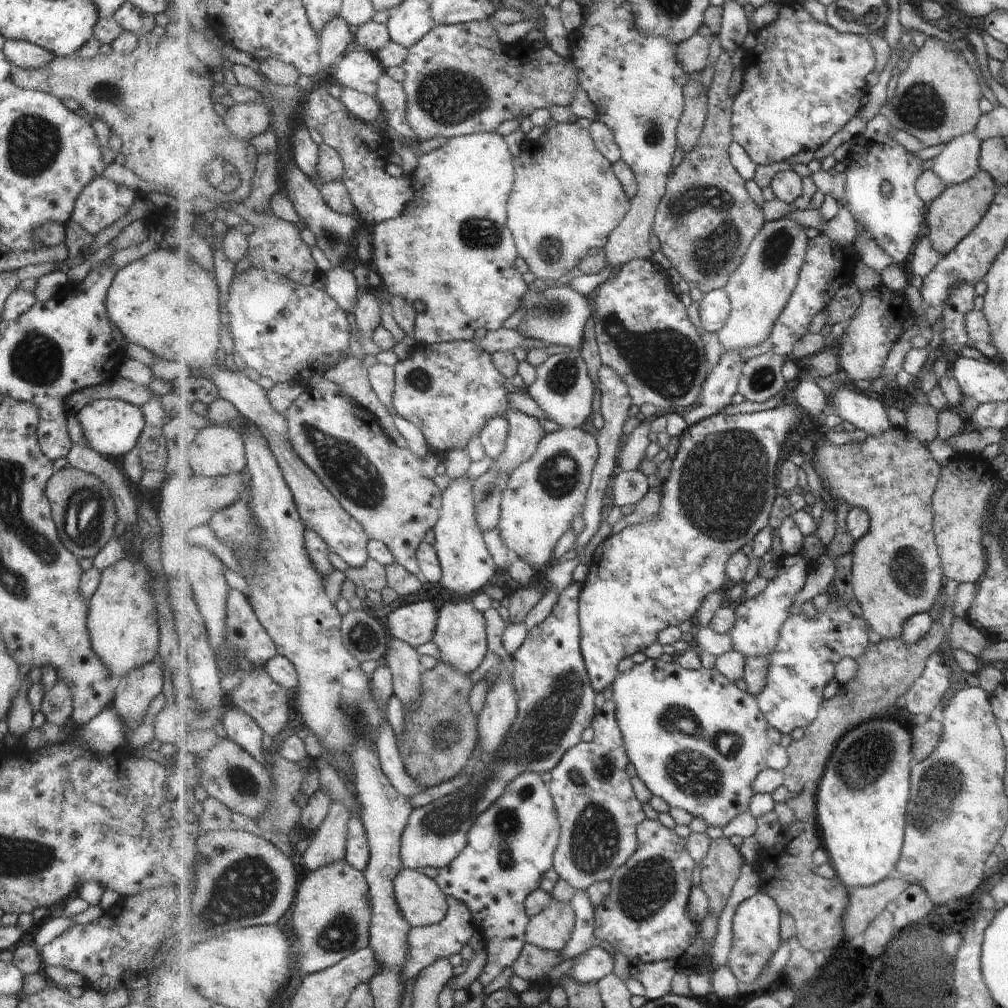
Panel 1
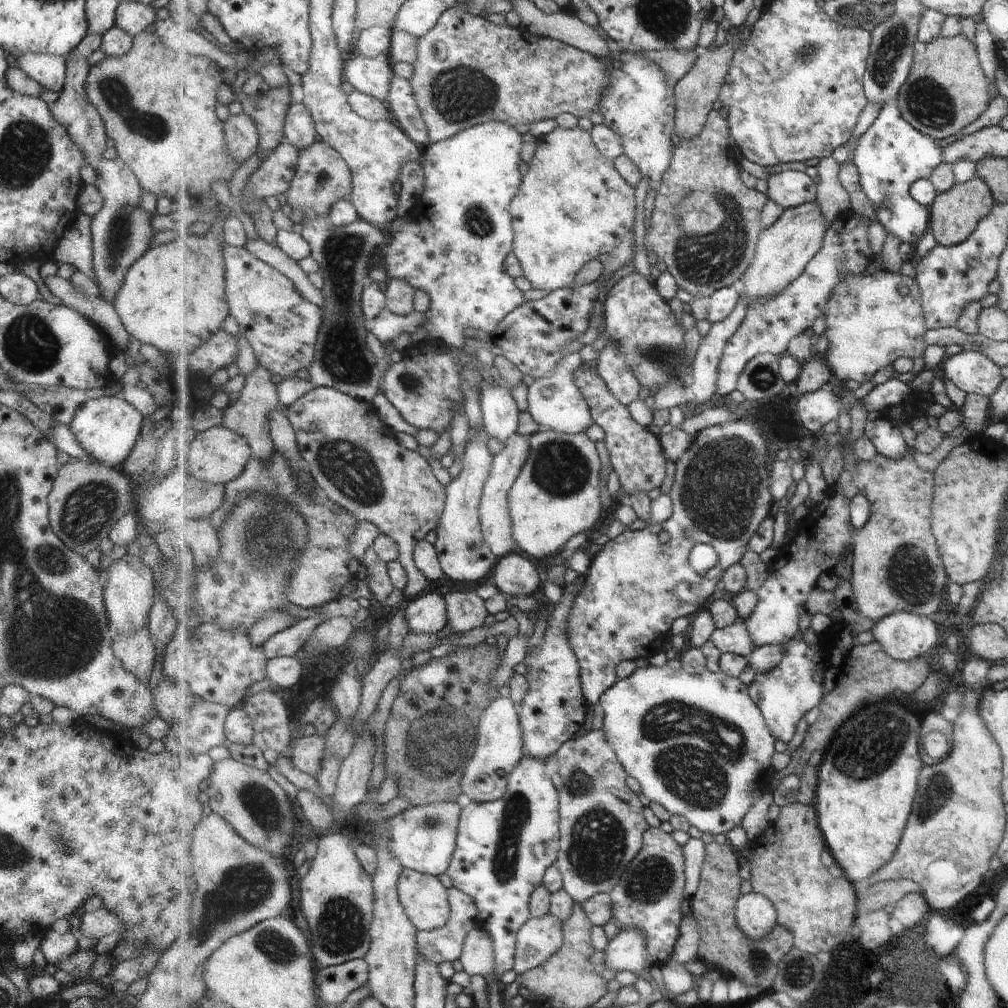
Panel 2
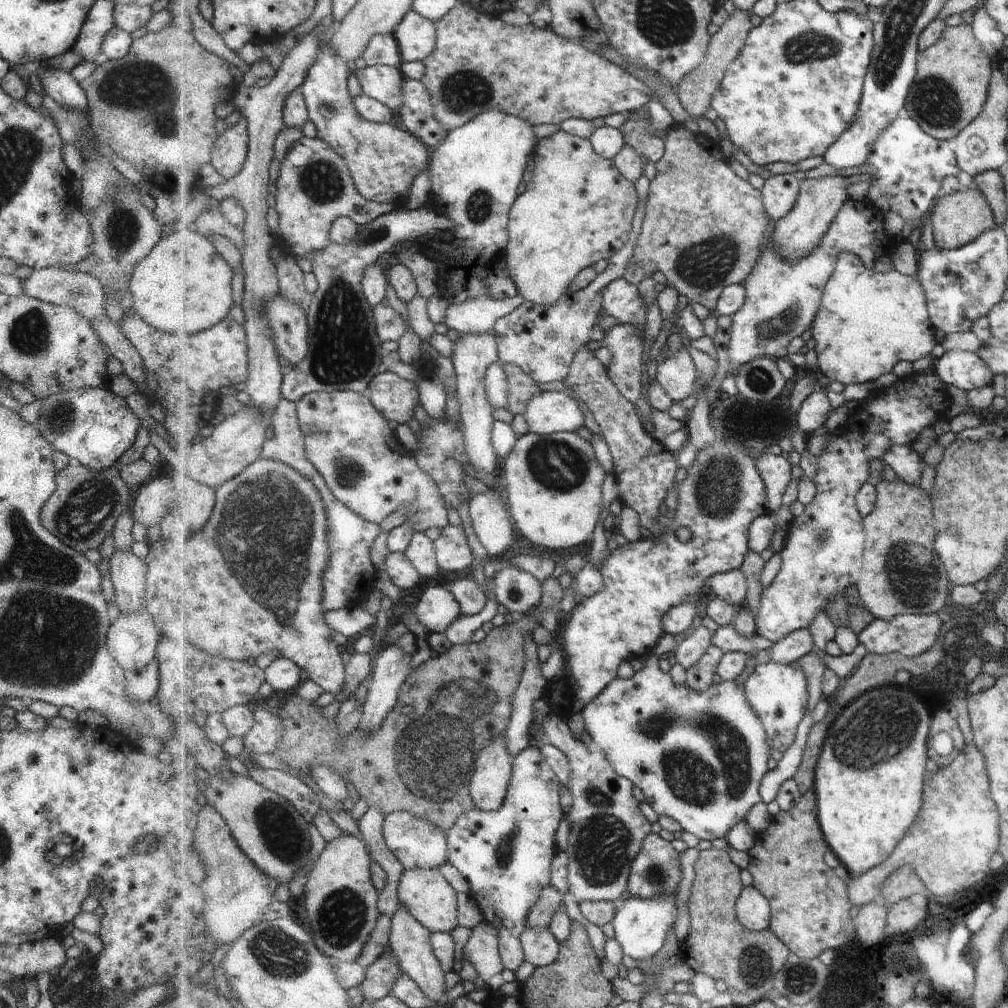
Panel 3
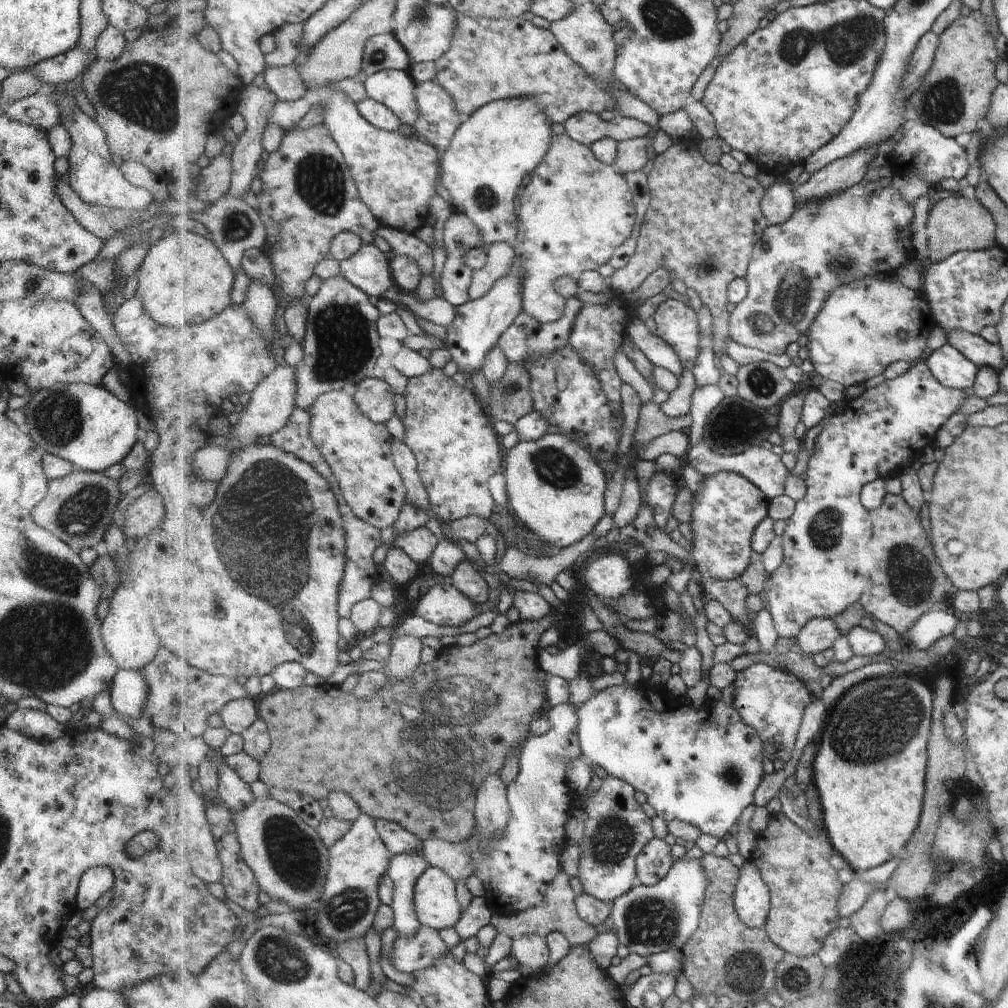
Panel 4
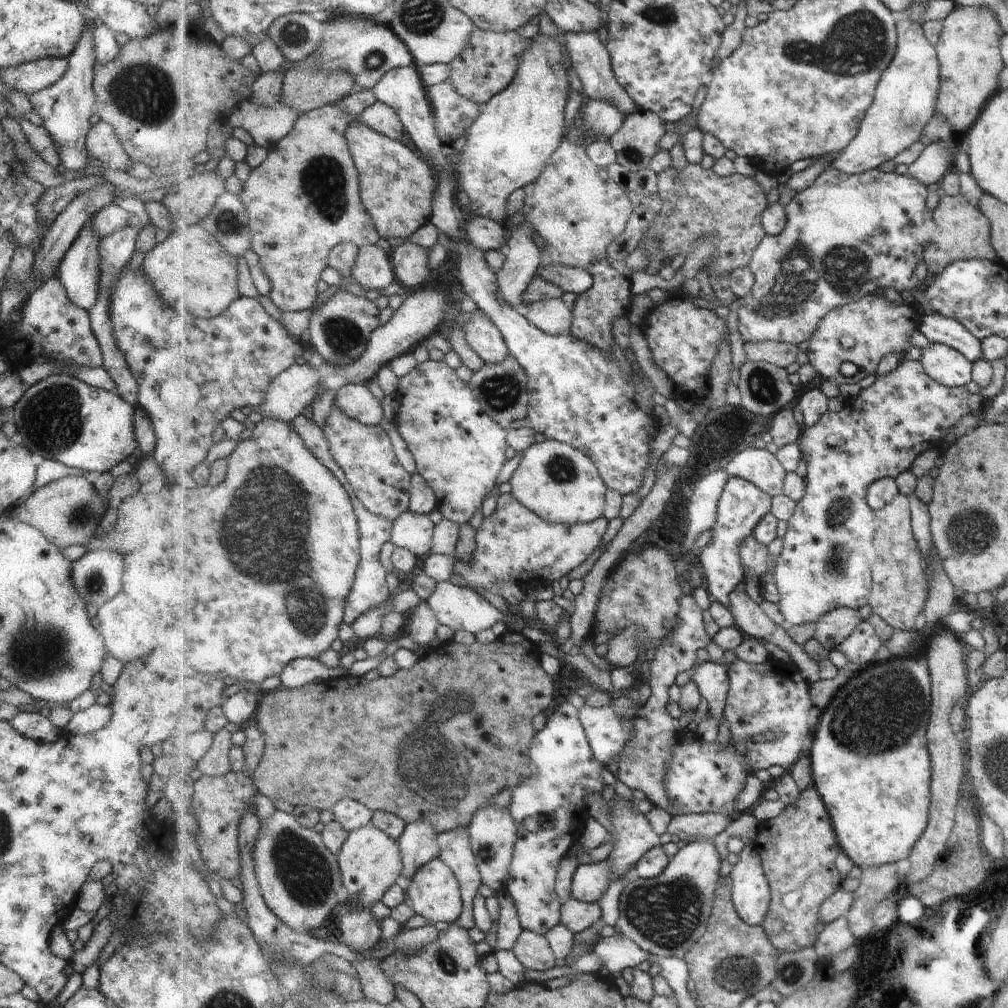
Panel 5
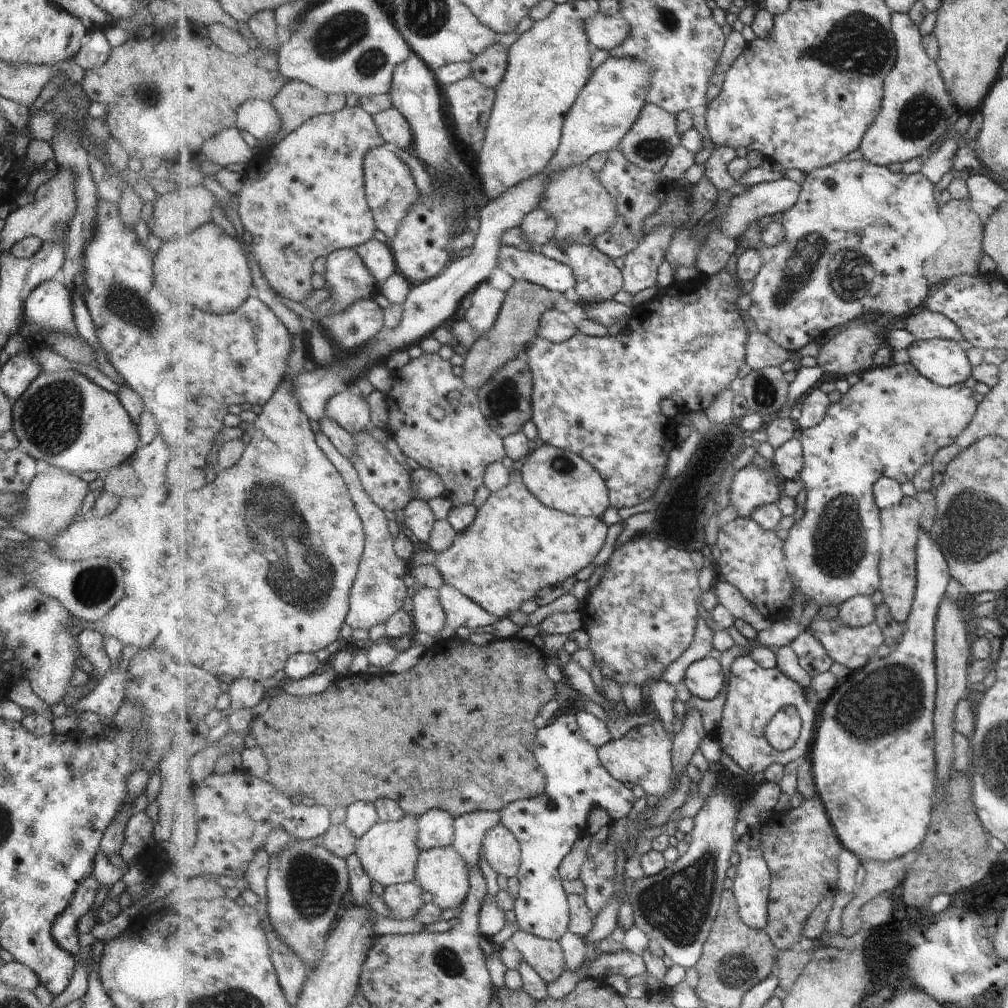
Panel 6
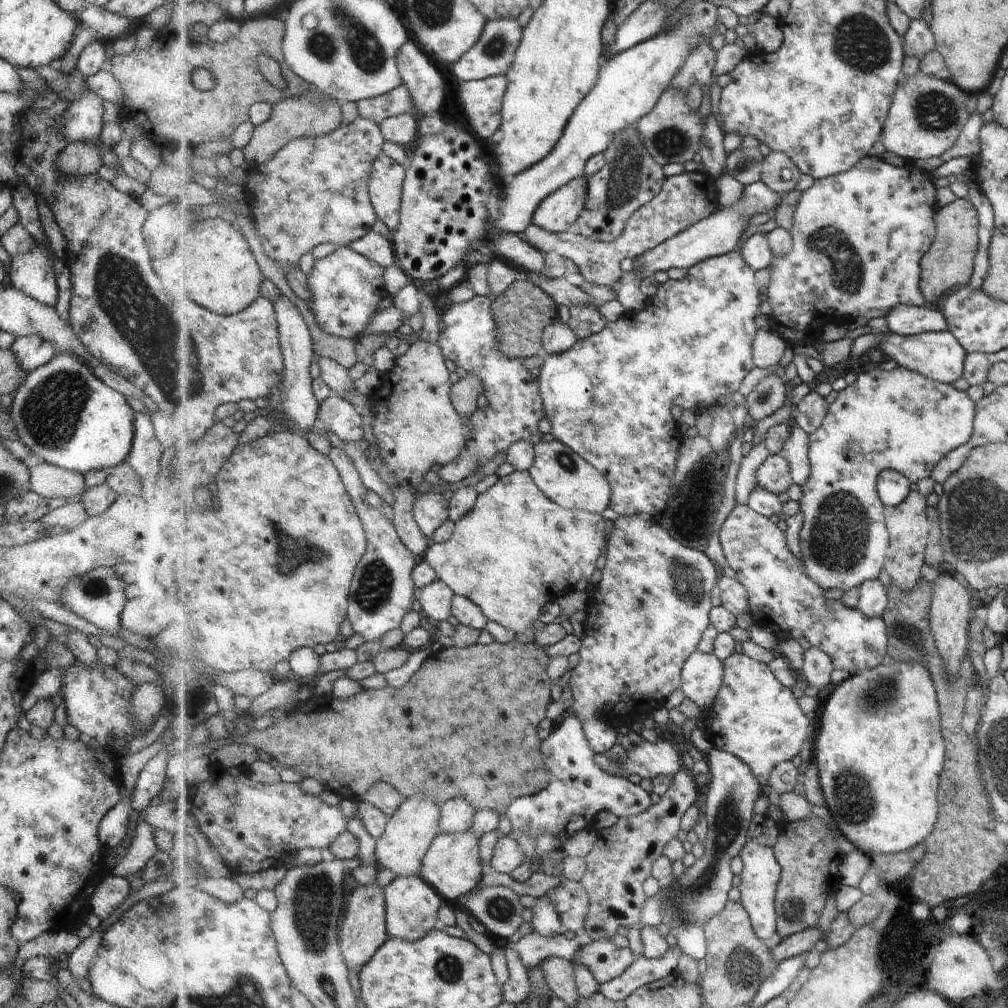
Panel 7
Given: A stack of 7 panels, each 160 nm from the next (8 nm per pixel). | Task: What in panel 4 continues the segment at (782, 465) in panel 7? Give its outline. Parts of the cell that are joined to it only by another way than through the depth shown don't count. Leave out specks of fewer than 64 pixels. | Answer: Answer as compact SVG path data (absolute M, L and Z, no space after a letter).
M719 472L705 476L703 490L694 493L692 500L692 549L698 571L713 580L738 580L748 570L749 564L756 557L752 548L752 537L757 526L769 517L770 501L749 478L737 472Z

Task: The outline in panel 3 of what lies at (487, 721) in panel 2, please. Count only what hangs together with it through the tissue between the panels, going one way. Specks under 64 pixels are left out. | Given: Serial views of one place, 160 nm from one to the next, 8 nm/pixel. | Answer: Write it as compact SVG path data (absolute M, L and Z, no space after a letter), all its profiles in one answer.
M504 734L481 750L476 760L471 788L472 799L477 809L492 813L504 807L512 779L514 760L515 757L506 747Z

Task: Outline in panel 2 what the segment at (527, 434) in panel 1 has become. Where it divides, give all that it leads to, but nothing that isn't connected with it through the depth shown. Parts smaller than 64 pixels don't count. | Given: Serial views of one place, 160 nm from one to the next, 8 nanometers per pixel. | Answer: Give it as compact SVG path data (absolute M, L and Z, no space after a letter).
M518 433L508 438L503 452L494 458L493 470L484 486L484 493L480 502L480 523L484 530L485 540L499 559L511 553L522 554L522 550L513 536L509 493L515 481L520 477L521 469L530 455L531 445L528 438L529 436L521 436Z

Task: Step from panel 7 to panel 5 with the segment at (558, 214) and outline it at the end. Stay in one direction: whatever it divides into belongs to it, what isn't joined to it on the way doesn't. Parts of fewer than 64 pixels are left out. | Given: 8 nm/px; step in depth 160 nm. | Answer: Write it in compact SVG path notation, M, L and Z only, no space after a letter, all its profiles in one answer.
M527 222L514 228L506 242L504 267L497 274L502 295L515 308L520 308L522 294L541 268L542 250L535 246L534 233L534 228Z

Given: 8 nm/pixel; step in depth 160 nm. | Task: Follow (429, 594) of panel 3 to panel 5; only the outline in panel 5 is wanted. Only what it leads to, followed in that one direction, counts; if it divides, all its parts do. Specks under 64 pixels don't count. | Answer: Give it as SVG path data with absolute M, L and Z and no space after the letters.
M439 581L435 592L426 601L440 624L448 626L453 631L468 630L473 634L477 634L477 632L493 628L497 622L503 622L505 625L509 624L513 628L513 631L517 631L518 633L525 630L524 623L515 622L515 624L511 624L511 618L507 614L503 614L501 610L497 610L489 600L480 596L477 592L468 588L455 586L451 582Z

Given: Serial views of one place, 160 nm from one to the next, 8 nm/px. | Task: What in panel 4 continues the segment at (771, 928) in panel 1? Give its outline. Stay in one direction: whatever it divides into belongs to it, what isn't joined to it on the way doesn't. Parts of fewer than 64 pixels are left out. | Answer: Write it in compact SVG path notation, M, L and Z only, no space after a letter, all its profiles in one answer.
M746 860L740 870L736 892L737 915L752 929L762 929L772 910L772 896L755 864Z

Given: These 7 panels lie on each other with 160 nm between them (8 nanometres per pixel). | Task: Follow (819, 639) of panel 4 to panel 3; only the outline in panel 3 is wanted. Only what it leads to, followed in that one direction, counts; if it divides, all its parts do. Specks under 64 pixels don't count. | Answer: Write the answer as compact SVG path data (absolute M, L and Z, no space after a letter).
M799 629L772 646L770 649L771 660L782 665L790 665L811 654L813 646L815 646L815 642L813 642L811 631Z

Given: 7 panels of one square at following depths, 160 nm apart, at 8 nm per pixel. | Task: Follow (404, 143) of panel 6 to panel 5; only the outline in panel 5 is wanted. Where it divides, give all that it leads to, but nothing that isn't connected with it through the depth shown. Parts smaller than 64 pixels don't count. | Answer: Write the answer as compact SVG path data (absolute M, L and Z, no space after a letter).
M377 102L371 104L359 117L359 120L367 124L373 130L391 139L401 140L404 126L401 124L397 112L391 109L387 104Z

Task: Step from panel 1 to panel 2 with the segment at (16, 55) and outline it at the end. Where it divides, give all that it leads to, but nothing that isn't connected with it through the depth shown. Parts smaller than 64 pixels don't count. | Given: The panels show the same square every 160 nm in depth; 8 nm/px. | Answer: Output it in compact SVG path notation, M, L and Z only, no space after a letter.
M25 53L15 59L17 68L40 84L44 90L60 92L65 72L63 57L43 53Z

